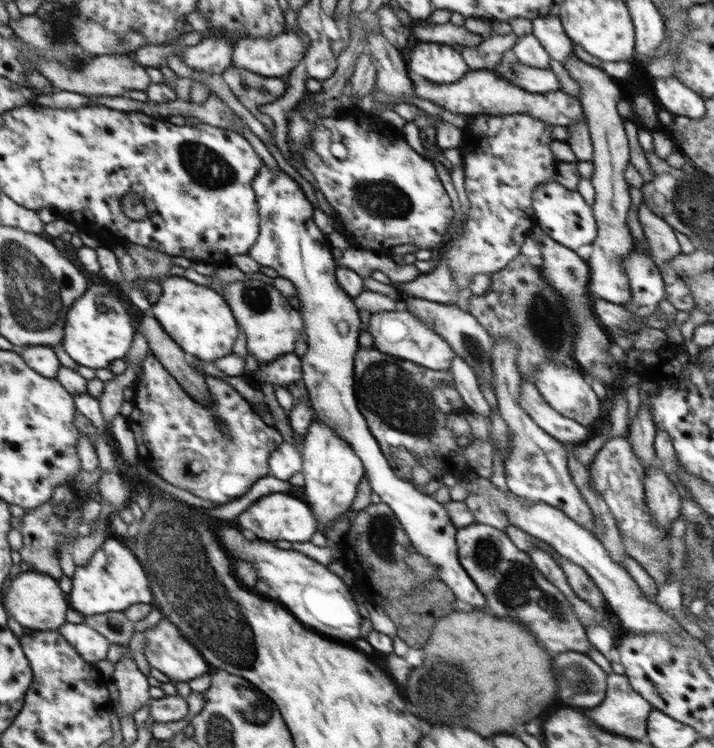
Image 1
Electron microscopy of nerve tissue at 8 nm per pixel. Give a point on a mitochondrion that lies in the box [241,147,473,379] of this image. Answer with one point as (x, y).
(378, 196)

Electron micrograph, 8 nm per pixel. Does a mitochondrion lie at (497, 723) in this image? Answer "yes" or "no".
no

